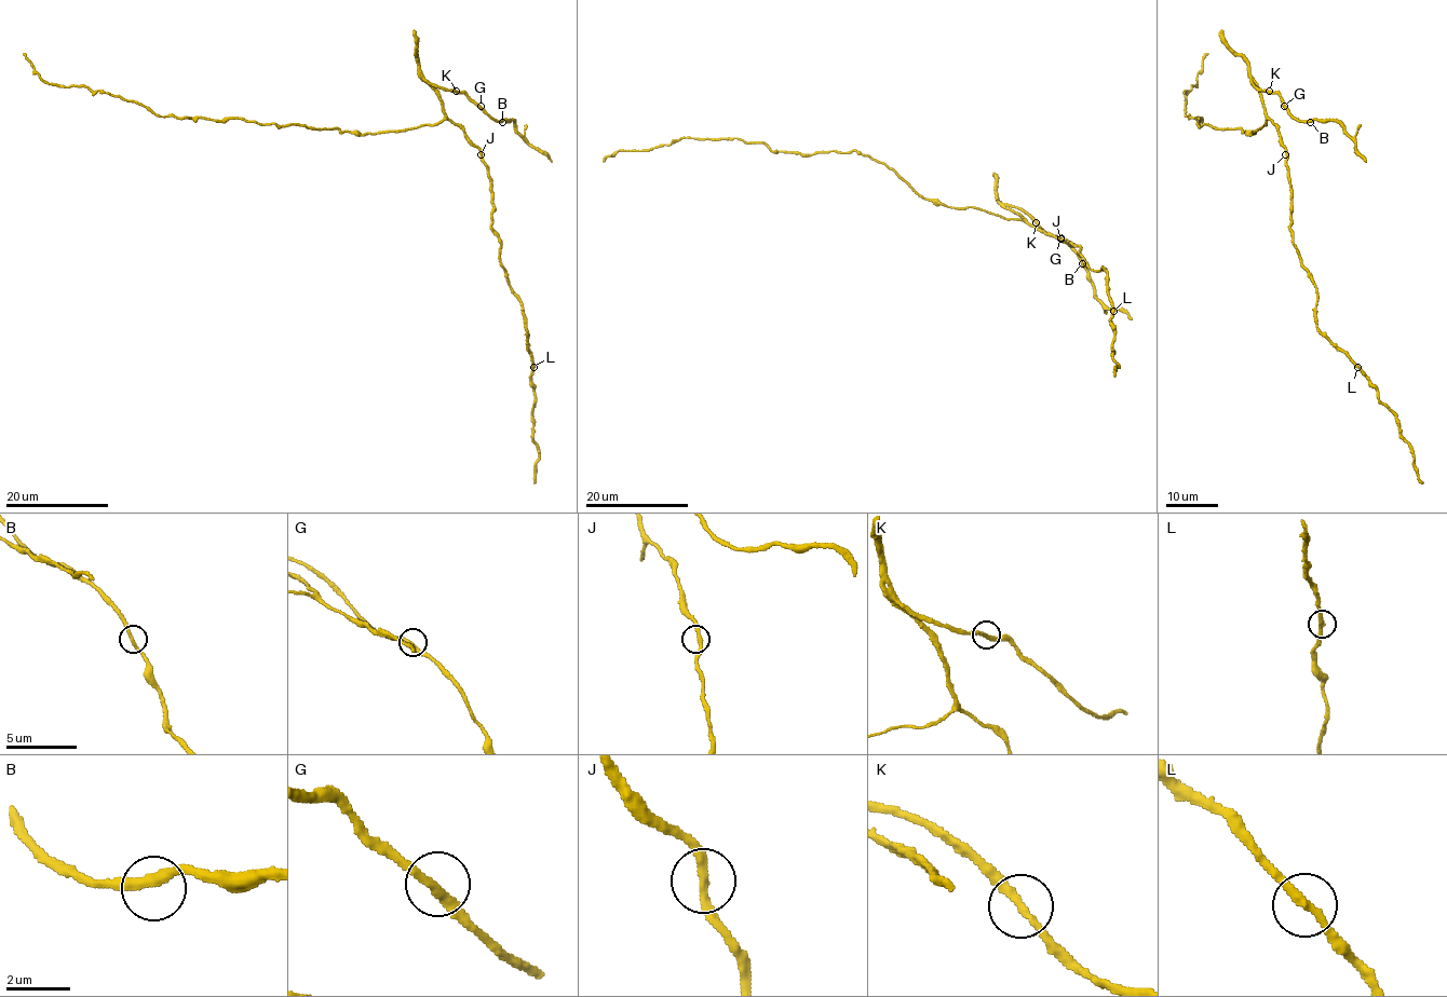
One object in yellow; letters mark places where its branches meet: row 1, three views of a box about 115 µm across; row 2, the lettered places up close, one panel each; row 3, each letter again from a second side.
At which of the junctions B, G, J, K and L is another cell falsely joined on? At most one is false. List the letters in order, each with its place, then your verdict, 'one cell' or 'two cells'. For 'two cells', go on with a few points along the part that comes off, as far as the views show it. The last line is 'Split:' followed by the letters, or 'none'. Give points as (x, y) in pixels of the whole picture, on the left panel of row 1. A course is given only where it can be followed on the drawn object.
B: place (502, 122); one cell
G: place (481, 106); one cell
J: place (481, 154); one cell
K: place (456, 91); one cell
L: place (533, 367); one cell
Split: none

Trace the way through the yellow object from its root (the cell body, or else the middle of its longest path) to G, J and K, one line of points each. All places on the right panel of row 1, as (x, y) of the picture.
G: (1265, 124), (1263, 101), (1255, 83), (1257, 89), (1276, 92), (1284, 106)
J: (1265, 124), (1269, 119), (1275, 125), (1285, 154)
K: (1265, 124), (1266, 111), (1261, 91), (1253, 84), (1269, 91)

